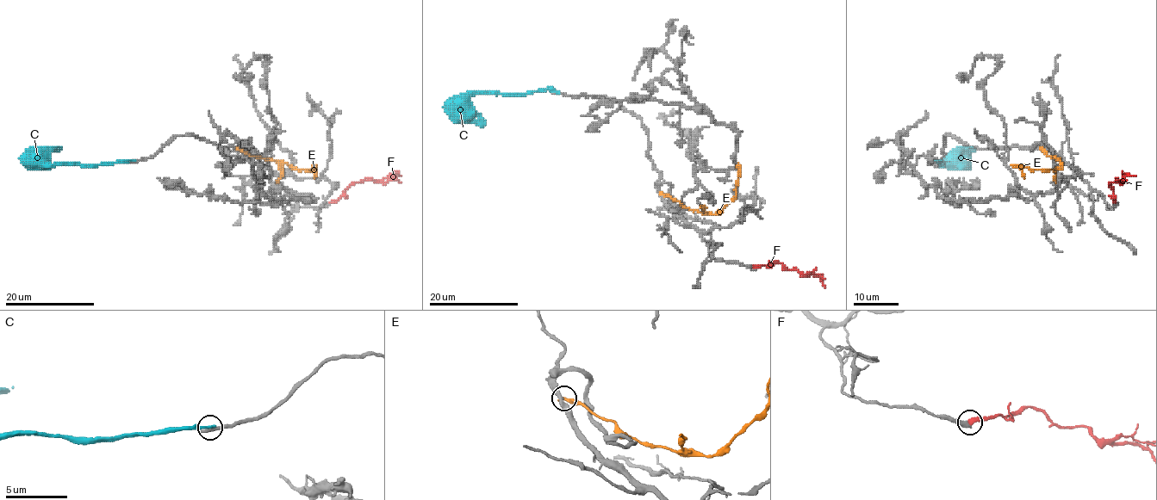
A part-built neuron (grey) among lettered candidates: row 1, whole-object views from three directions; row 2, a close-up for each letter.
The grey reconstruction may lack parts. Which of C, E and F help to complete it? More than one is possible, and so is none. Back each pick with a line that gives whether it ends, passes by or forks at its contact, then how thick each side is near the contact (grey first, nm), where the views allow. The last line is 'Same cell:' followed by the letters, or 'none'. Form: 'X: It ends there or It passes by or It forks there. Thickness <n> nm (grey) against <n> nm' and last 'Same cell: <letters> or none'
F: It ends there. Thickness 380 nm (grey) against 320 nm
Same cell: F

